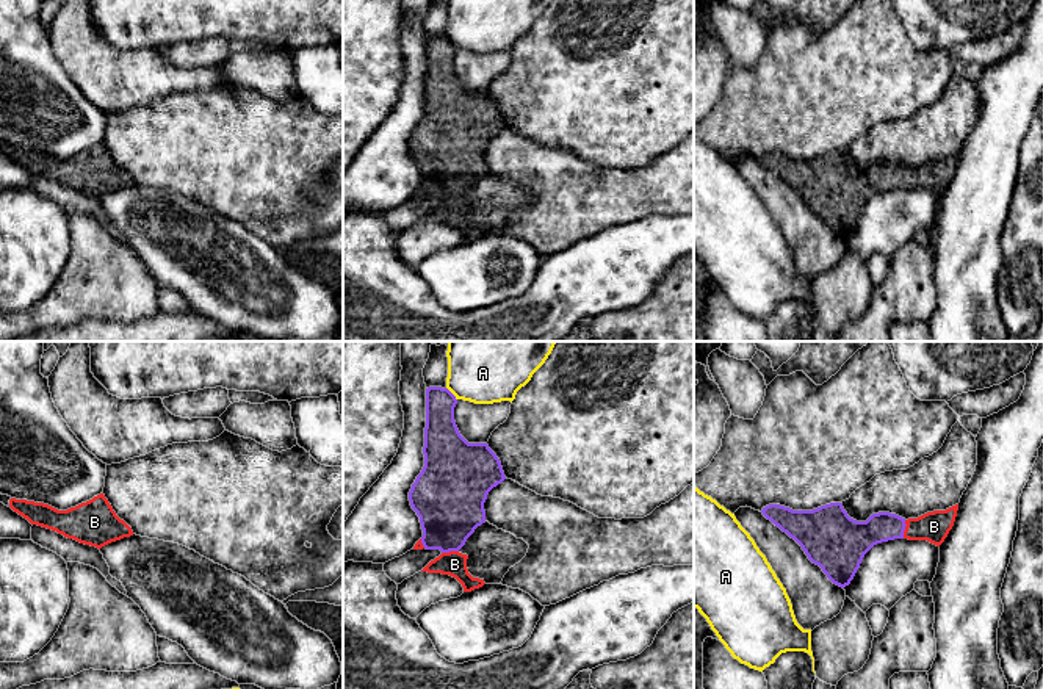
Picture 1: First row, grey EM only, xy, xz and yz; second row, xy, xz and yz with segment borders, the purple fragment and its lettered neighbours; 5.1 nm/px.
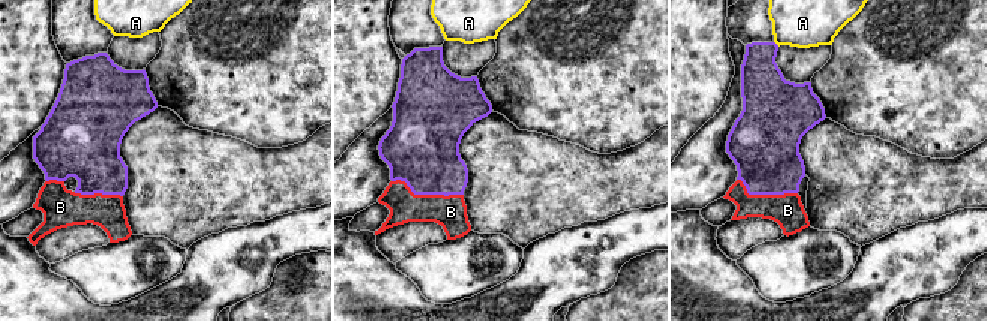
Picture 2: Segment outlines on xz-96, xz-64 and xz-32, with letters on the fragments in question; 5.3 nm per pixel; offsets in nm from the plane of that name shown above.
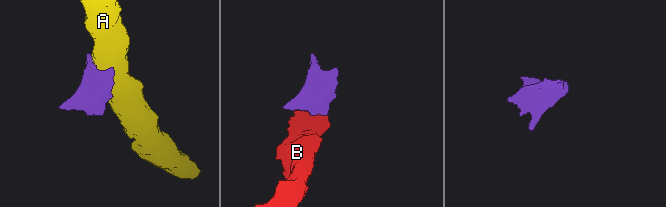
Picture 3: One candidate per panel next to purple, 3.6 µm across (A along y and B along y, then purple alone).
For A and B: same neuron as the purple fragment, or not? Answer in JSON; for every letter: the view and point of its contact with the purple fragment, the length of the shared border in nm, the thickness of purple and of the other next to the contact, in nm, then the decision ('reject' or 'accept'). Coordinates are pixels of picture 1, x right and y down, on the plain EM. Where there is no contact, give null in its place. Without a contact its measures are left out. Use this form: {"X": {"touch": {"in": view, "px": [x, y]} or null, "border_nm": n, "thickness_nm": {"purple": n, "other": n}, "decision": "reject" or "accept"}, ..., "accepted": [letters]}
{"A": {"touch": {"in": "xz", "px": [451, 43]}, "border_nm": 90, "thickness_nm": {"purple": 190, "other": 280}, "decision": "reject"}, "B": {"touch": {"in": "yz", "px": [904, 179]}, "border_nm": 100, "thickness_nm": {"purple": 180, "other": 160}, "decision": "accept"}, "accepted": ["B"]}

